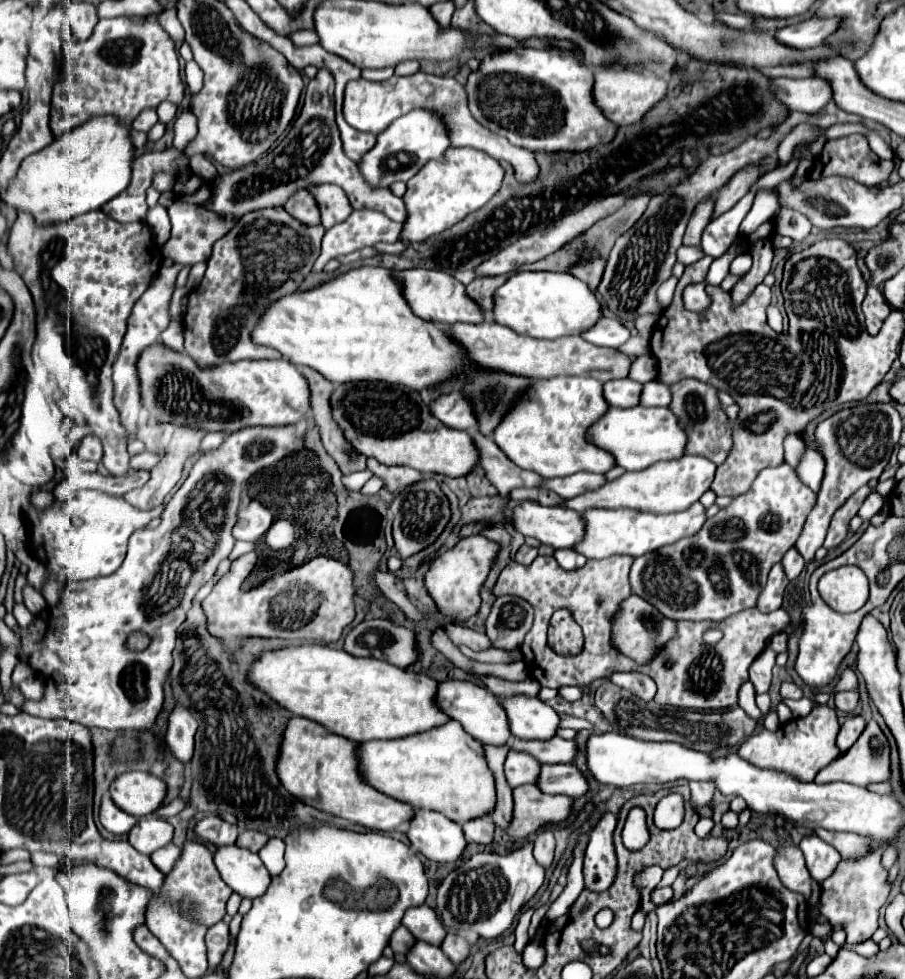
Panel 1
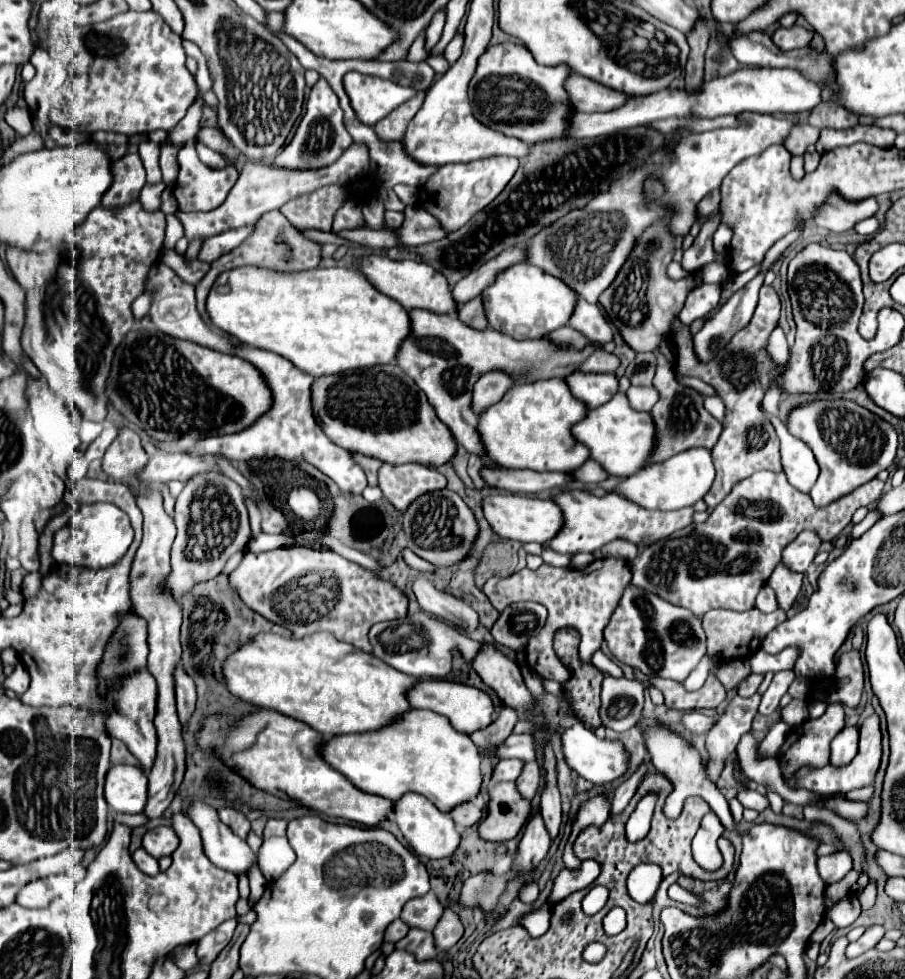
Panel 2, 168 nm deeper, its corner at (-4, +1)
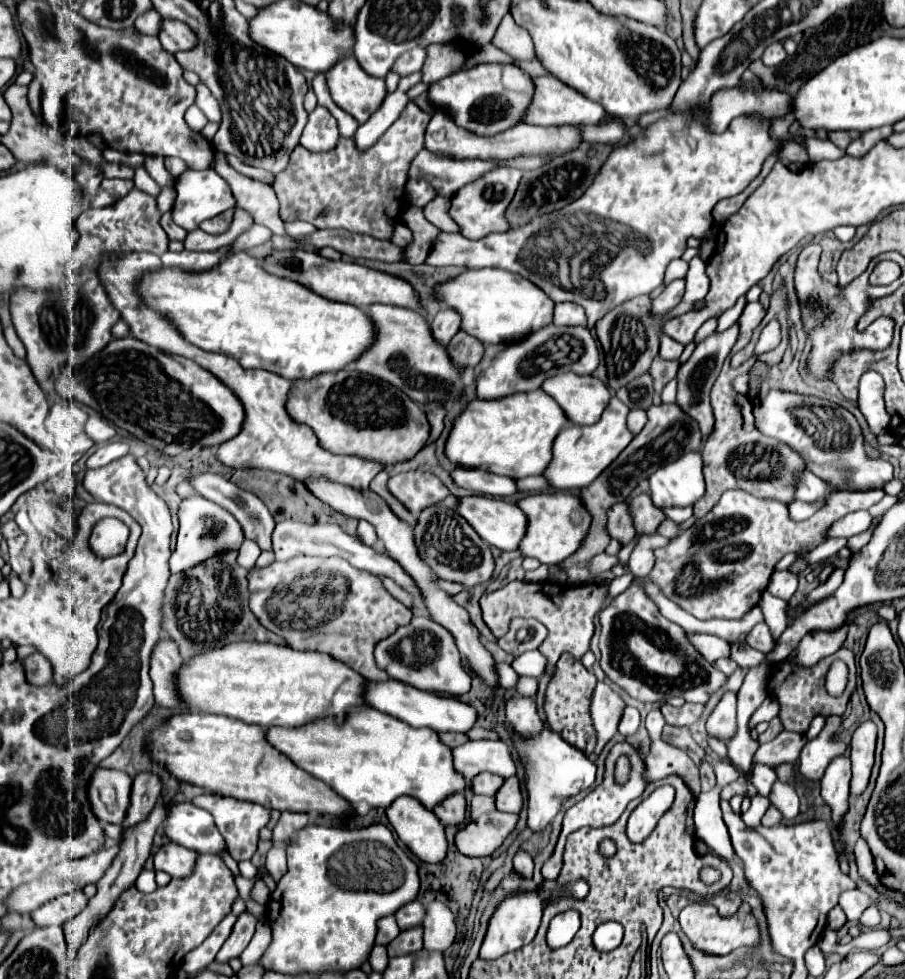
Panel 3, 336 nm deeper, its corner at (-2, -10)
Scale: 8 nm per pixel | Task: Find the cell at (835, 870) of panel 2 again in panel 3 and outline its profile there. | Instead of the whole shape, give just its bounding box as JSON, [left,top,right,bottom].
[839,890,879,924]

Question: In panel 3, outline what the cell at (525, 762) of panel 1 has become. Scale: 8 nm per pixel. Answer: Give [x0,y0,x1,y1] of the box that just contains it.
[469,772,503,796]

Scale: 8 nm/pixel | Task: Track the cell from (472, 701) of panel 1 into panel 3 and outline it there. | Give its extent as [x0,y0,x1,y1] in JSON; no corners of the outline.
[363,680,477,732]

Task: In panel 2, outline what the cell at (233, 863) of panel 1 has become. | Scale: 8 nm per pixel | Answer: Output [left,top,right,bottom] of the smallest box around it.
[189,803,257,877]

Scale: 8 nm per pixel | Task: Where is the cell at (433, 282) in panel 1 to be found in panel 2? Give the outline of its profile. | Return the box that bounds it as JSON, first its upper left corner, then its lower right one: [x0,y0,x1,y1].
[359,255,459,315]

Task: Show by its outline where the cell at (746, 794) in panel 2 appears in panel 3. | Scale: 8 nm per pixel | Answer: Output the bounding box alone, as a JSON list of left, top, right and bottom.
[763,806,783,826]

